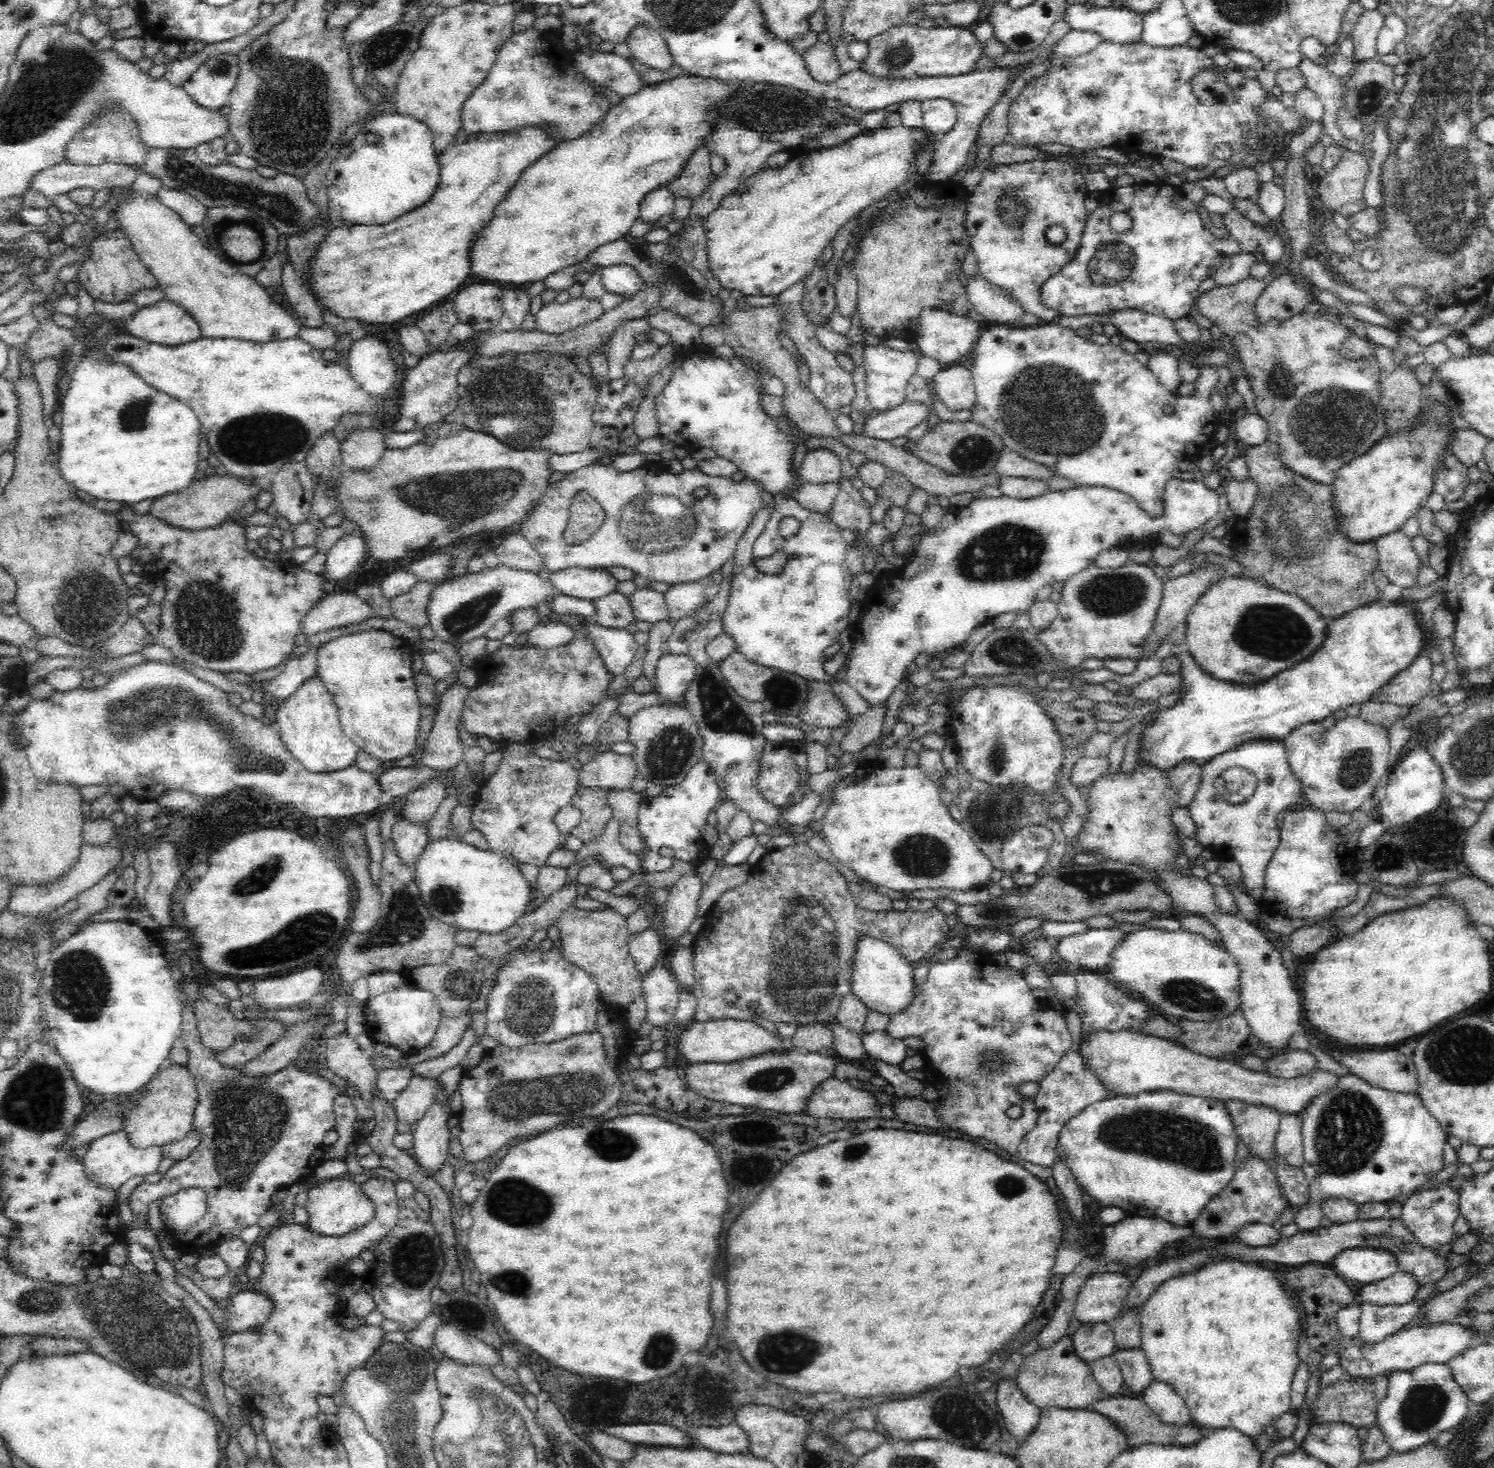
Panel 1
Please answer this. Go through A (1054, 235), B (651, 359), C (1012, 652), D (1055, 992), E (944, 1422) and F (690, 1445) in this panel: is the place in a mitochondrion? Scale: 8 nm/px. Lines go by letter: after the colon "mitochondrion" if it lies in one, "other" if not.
A: mitochondrion
B: other
C: mitochondrion
D: other
E: mitochondrion
F: other

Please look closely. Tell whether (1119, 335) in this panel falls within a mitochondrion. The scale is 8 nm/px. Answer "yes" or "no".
no

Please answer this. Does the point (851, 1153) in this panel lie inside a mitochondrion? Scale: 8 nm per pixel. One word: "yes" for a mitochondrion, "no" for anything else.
yes

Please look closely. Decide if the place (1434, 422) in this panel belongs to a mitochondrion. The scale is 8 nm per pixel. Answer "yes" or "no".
yes

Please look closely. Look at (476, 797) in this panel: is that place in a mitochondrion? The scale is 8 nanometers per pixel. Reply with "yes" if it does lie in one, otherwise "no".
no

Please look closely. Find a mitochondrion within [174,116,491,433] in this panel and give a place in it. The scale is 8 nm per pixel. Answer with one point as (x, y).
(231, 228)

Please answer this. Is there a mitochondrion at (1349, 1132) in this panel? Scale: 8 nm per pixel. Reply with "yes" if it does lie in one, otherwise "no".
yes

